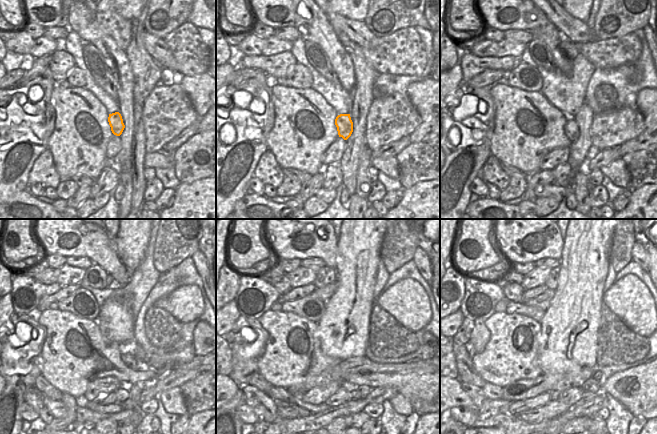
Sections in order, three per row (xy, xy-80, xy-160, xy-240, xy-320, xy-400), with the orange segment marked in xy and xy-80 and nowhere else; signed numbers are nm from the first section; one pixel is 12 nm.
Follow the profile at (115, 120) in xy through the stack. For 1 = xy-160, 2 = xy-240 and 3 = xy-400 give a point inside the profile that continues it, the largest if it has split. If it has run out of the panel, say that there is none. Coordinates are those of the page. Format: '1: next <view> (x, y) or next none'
1: next xy-160 (571, 129)
2: next xy-240 (127, 359)
3: next xy-400 (597, 375)

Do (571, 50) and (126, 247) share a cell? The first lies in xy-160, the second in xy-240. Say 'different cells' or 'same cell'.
different cells

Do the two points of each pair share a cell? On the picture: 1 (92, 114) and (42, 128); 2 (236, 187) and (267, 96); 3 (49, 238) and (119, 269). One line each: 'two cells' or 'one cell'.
1: two cells
2: one cell
3: one cell

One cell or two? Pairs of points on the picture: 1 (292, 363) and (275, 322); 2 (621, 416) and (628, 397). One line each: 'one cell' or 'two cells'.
1: one cell
2: two cells

